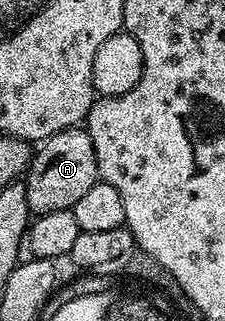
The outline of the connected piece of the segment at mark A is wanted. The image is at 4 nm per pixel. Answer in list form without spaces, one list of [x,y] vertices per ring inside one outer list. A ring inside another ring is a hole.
[[[86,129],[62,130],[48,138],[34,151],[31,165],[25,171],[27,203],[32,215],[35,216],[49,212],[61,212],[62,210],[74,210],[77,200],[81,200],[81,196],[85,196],[85,192],[89,192],[89,188],[93,188],[93,184],[98,181],[100,181],[100,177],[97,168],[97,156],[93,152],[93,140],[87,134]]]

